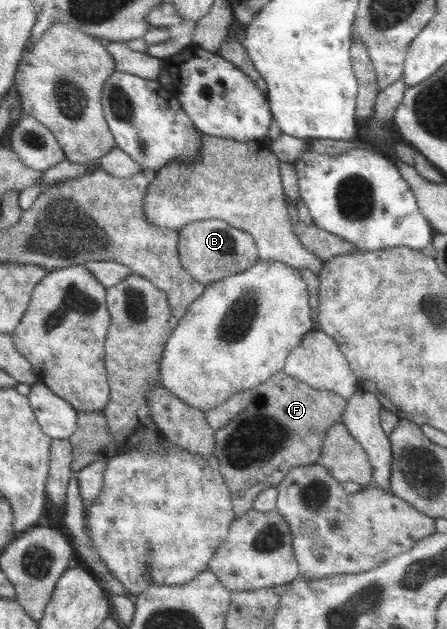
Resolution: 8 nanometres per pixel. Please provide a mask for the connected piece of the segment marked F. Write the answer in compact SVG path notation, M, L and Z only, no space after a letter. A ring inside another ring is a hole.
M281 369L269 380L250 390L252 400L243 413L232 419L227 426L213 432L215 438L214 458L218 462L220 474L231 494L234 513L242 517L252 509L254 499L261 491L277 488L294 466L307 466L317 463L321 446L329 427L341 422L348 399L331 390L319 390L293 378Z

